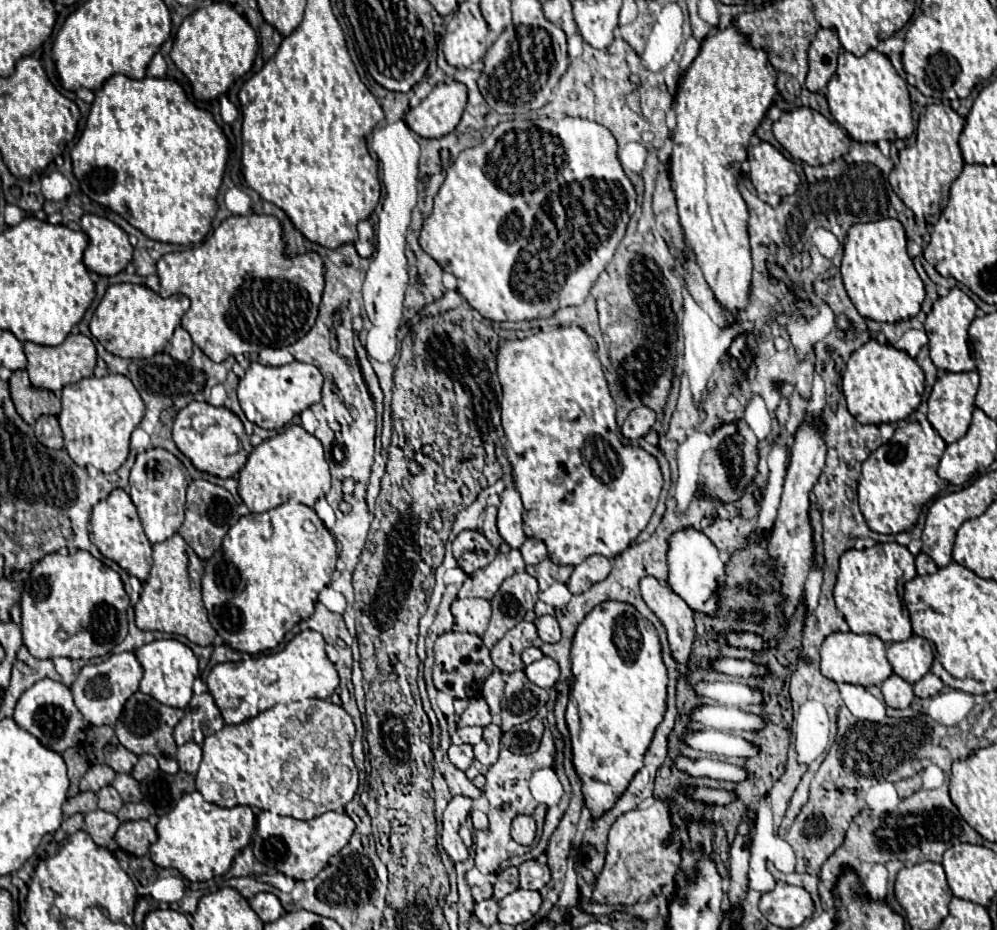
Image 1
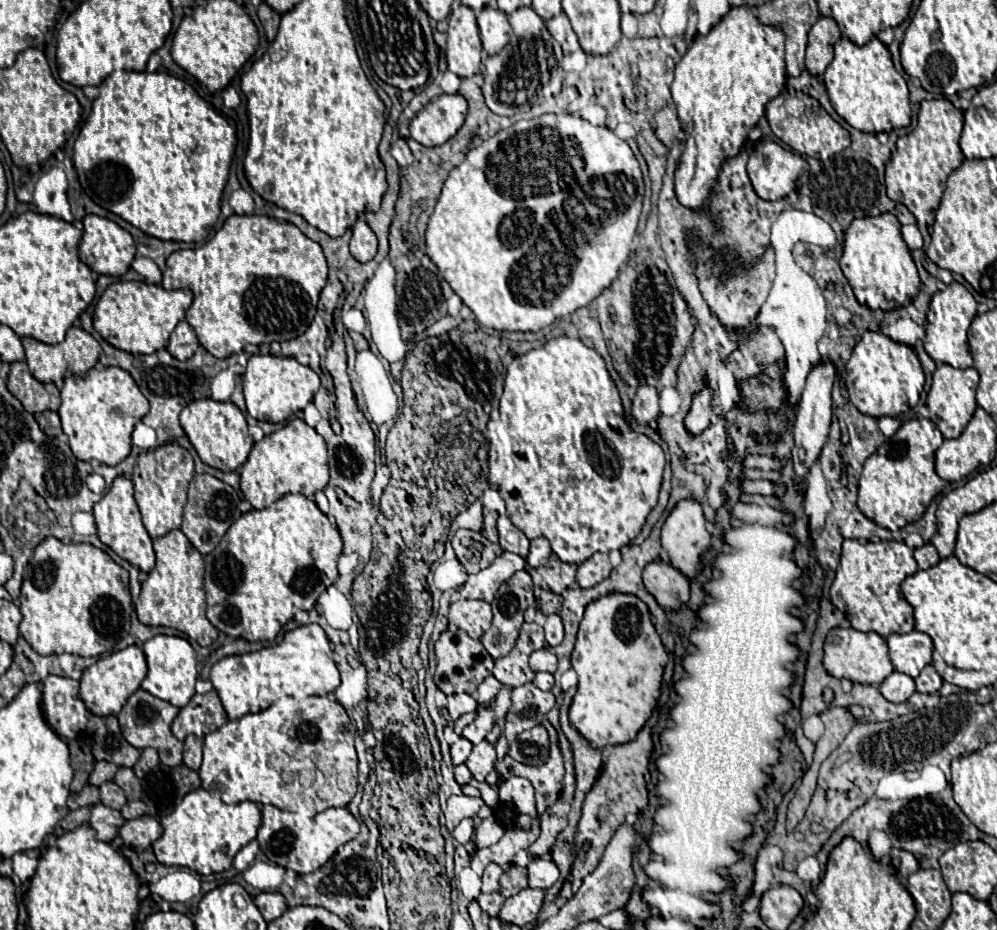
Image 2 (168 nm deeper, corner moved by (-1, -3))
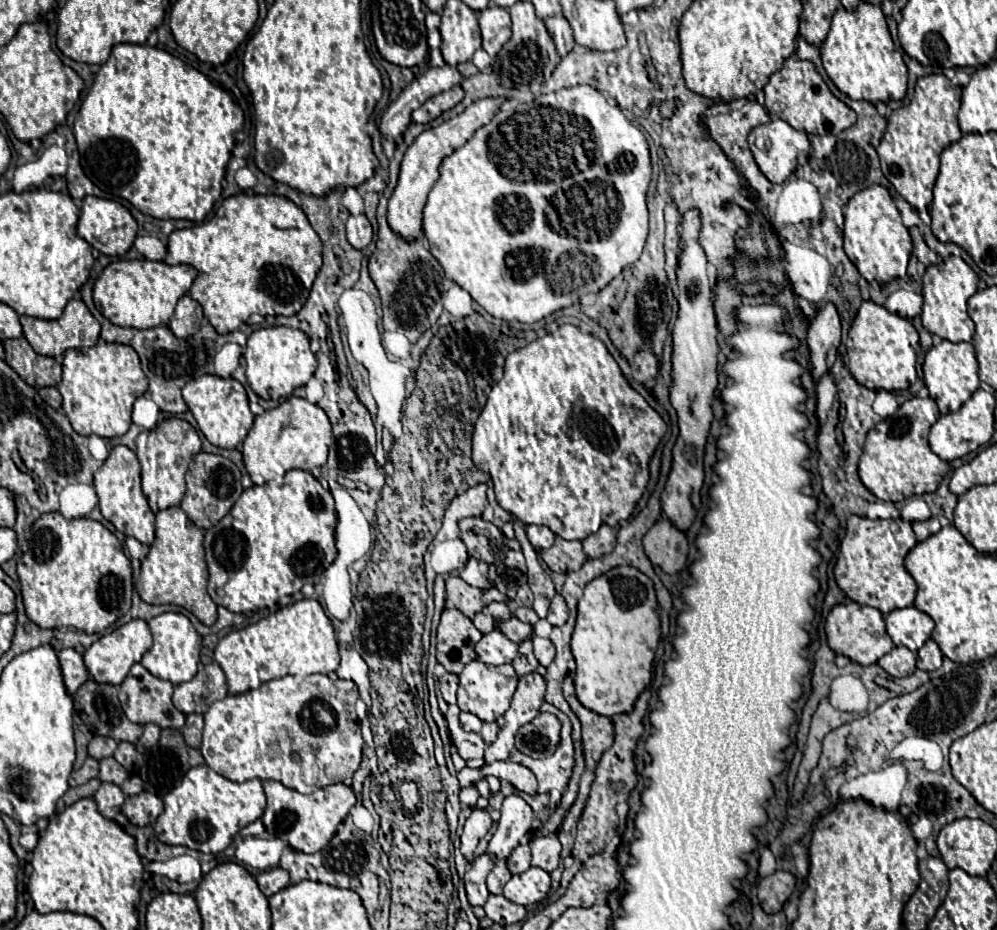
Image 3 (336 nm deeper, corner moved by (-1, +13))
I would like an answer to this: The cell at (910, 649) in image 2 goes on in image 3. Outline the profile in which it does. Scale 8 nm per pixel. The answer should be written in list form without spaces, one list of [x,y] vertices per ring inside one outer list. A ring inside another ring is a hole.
[[[915,606],[897,608],[885,616],[887,634],[895,642],[895,646],[907,646],[917,652],[931,636],[935,622],[925,612]]]

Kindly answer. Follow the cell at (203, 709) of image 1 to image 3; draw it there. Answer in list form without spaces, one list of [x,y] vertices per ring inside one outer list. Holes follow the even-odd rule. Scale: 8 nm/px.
[[[217,662],[201,666],[193,680],[177,684],[173,692],[173,704],[183,714],[205,714],[215,700],[227,696],[227,678]]]

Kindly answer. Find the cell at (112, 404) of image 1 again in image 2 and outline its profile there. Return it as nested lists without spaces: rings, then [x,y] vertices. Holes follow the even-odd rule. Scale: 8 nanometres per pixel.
[[[121,368],[89,370],[83,376],[71,376],[61,390],[61,406],[57,410],[63,432],[77,460],[97,460],[107,466],[117,466],[131,452],[131,432],[137,422],[149,412],[149,402],[133,382],[131,374]]]

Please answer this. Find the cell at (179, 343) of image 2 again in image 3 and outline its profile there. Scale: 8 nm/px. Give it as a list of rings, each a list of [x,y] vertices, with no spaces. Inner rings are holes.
[[[183,296],[175,306],[175,314],[169,320],[169,328],[177,338],[189,338],[199,330],[201,320],[203,320],[201,304],[191,296]]]

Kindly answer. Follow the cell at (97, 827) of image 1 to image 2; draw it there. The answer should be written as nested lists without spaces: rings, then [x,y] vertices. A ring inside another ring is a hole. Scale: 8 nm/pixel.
[[[95,804],[91,808],[89,824],[97,832],[97,838],[101,842],[111,842],[117,836],[117,832],[123,826],[123,822],[125,822],[123,816],[113,808],[107,808],[103,804]]]

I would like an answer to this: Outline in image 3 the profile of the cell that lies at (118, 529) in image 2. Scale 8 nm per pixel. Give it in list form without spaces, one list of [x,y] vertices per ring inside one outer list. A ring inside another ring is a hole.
[[[115,446],[103,466],[95,472],[95,490],[99,496],[101,514],[125,536],[137,538],[141,544],[153,542],[153,528],[155,528],[155,514],[151,512],[147,498],[141,490],[141,466],[133,450],[127,446]]]

